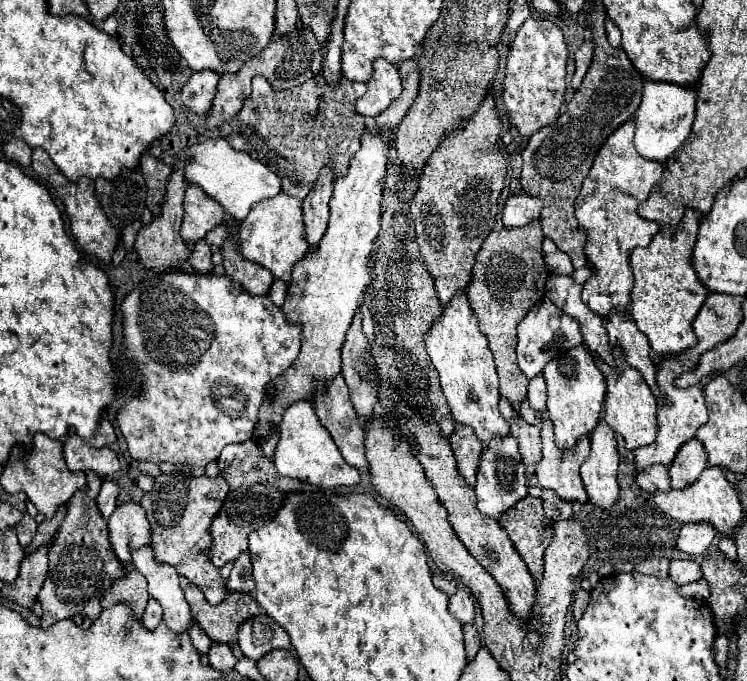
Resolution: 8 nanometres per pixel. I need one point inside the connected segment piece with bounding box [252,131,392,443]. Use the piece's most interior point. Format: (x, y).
(323, 296)

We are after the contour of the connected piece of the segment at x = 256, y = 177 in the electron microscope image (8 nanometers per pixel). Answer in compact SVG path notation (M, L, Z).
M222 137L206 139L202 143L190 145L184 151L180 151L178 155L170 156L163 153L161 159L170 167L176 167L178 163L184 161L186 163L184 165L184 179L188 183L202 187L204 193L210 199L214 199L216 203L220 203L224 207L224 211L228 215L232 215L234 219L244 219L248 215L252 203L258 203L260 199L274 197L280 193L280 177L276 177L276 173L272 173L260 161L252 159L248 153L236 151Z

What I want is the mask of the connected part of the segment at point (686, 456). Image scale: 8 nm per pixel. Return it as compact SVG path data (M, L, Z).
M696 439L688 441L688 445L680 449L680 453L676 455L676 461L670 465L668 473L672 479L672 489L684 489L692 485L708 467L706 459L708 457L704 453L704 445L700 445Z

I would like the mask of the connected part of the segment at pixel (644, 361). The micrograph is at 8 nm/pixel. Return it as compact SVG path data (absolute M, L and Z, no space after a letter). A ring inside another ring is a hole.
M620 311L612 313L606 319L606 329L608 329L610 343L618 345L622 349L626 363L640 371L640 375L644 377L644 381L652 389L656 401L660 405L664 405L666 399L664 399L664 393L660 393L658 383L656 383L656 365L652 361L650 343L646 339L646 335L634 325L634 321L630 317L622 315Z

